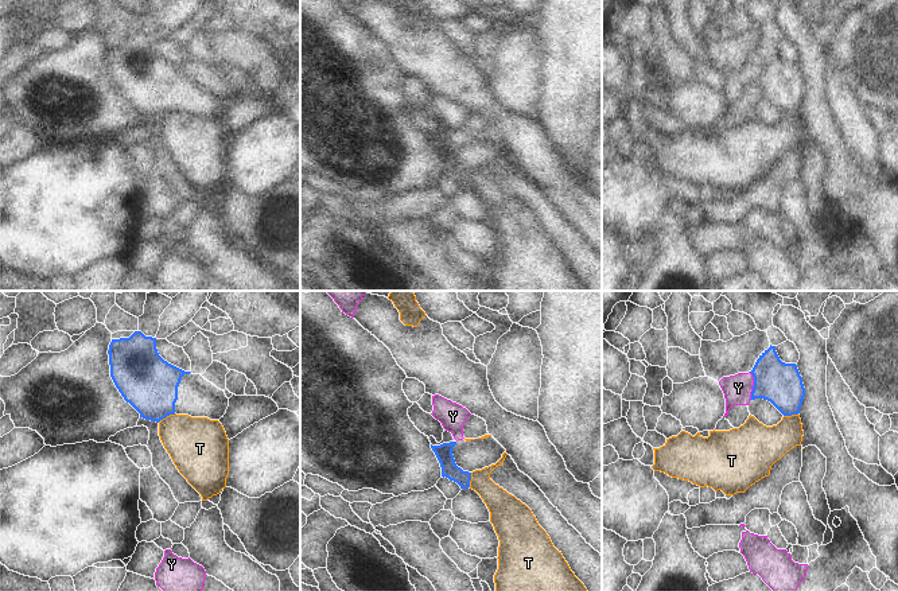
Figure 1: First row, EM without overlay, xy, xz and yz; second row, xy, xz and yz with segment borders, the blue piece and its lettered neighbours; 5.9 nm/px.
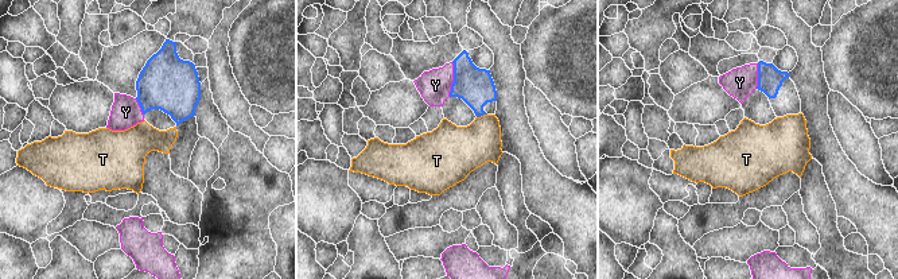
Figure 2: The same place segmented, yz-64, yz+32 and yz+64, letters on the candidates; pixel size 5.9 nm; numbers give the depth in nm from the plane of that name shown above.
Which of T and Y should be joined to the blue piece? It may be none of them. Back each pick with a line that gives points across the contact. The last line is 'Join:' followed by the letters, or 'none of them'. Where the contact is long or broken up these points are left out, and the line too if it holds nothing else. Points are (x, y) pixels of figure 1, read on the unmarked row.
Join: none of them

